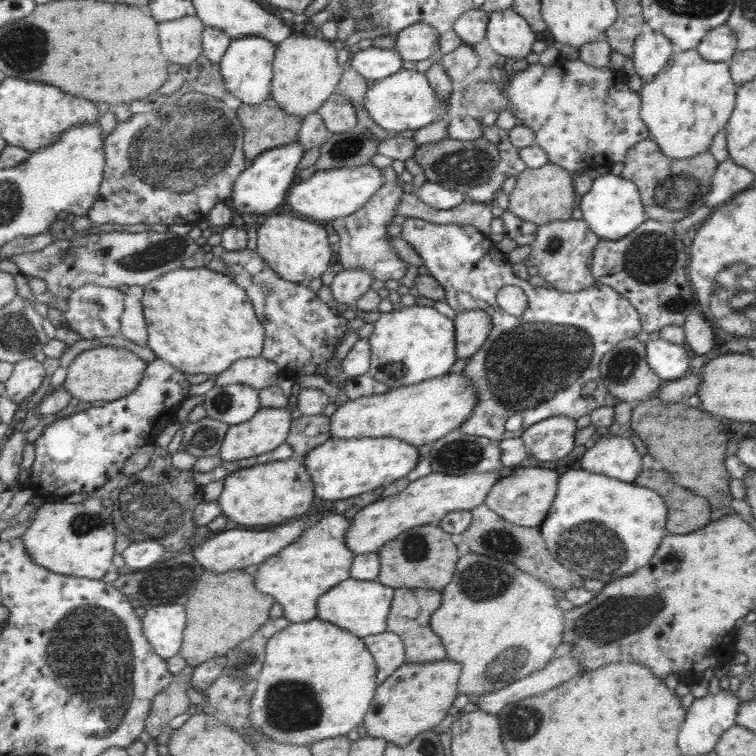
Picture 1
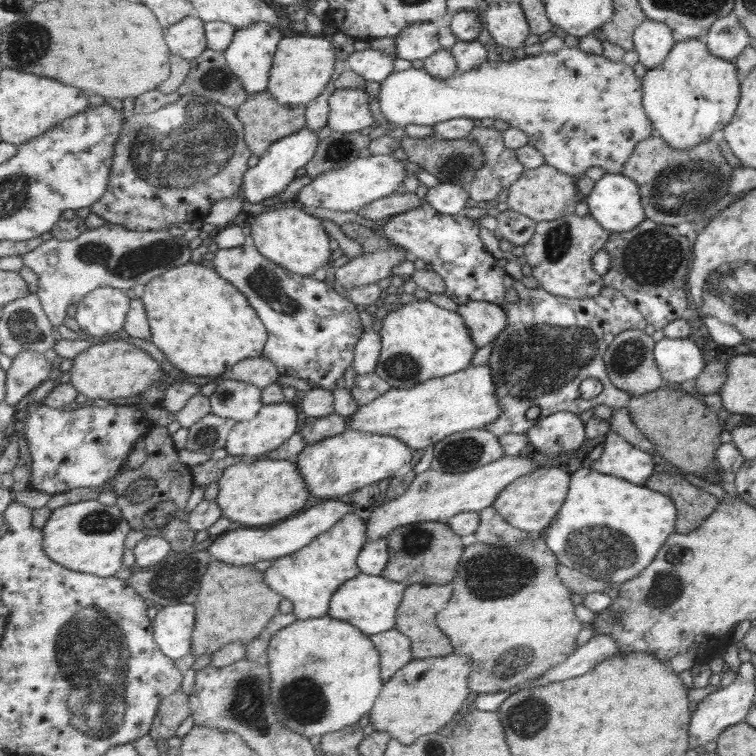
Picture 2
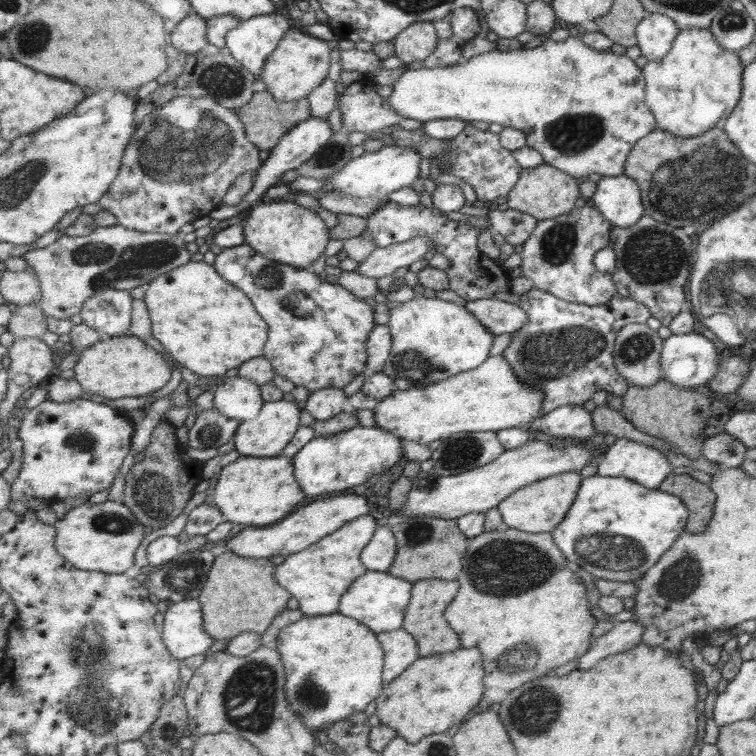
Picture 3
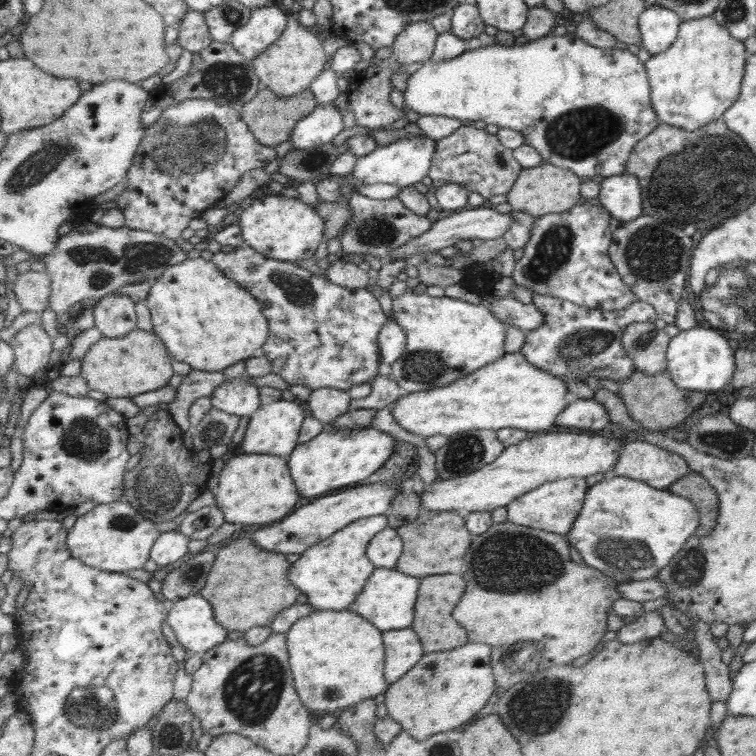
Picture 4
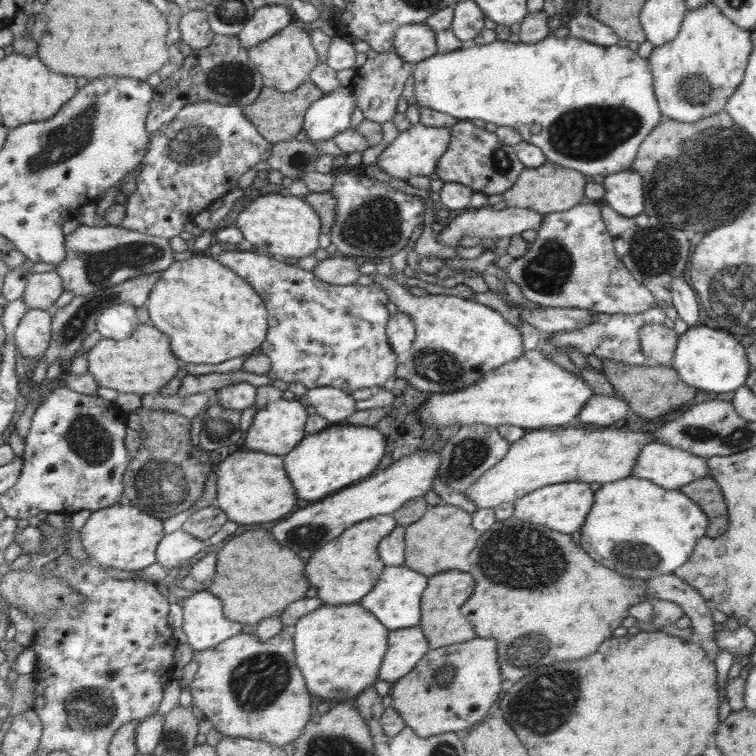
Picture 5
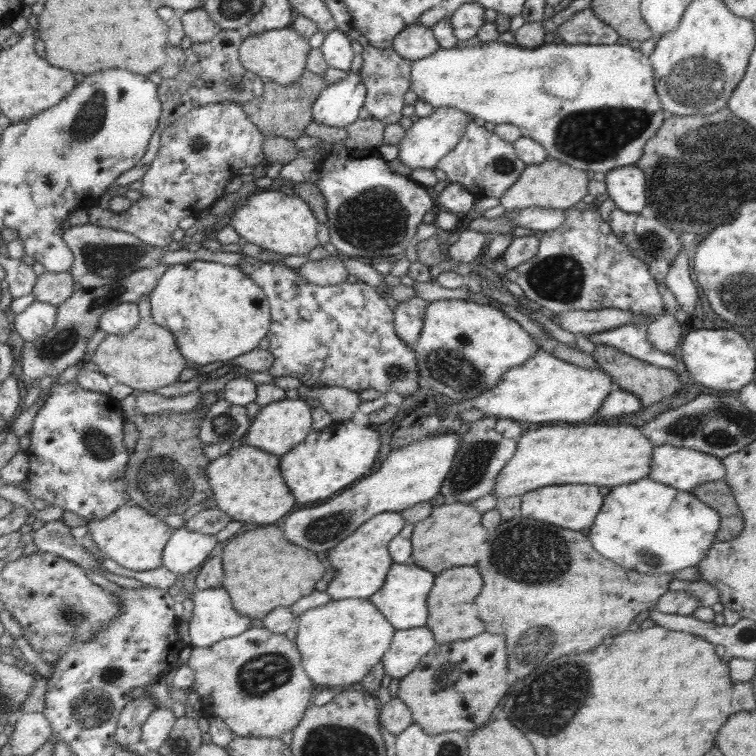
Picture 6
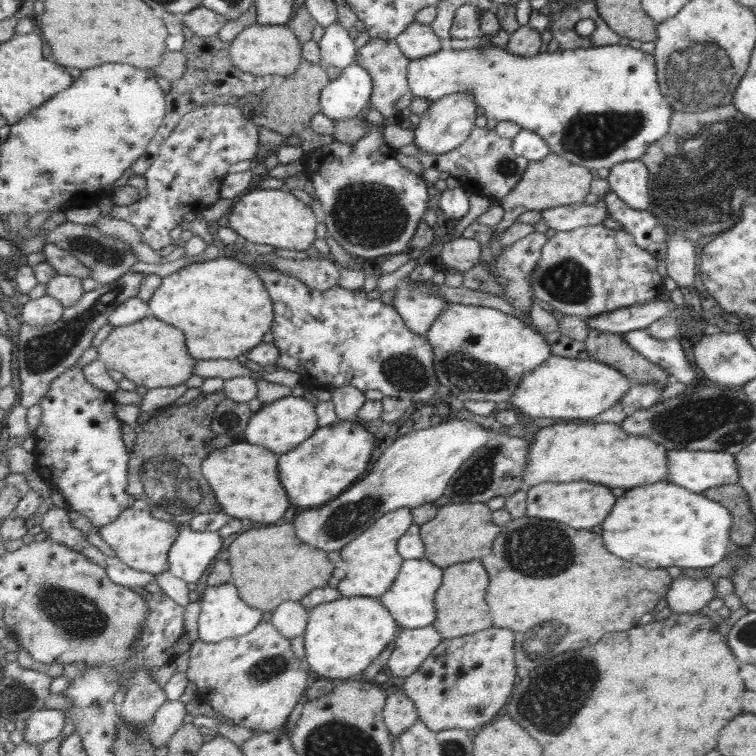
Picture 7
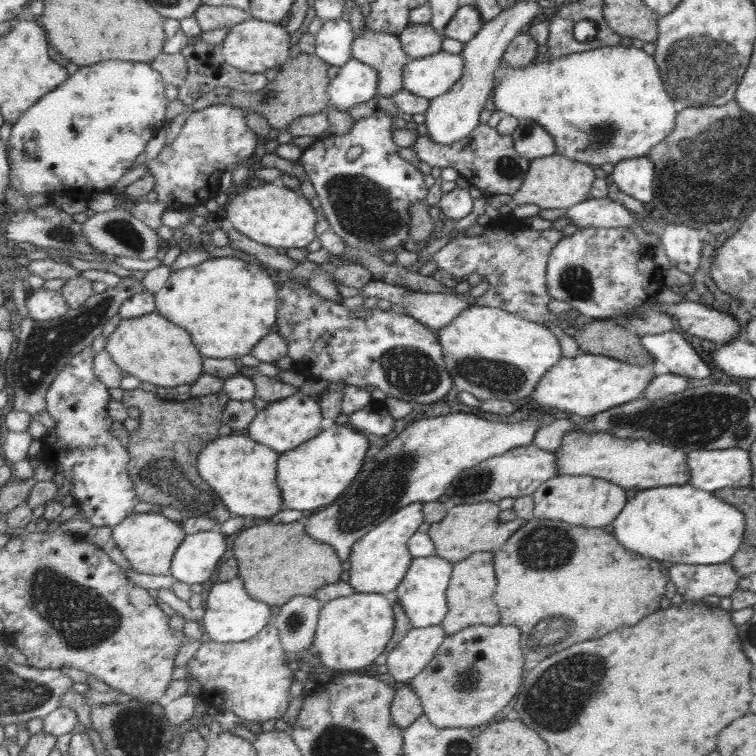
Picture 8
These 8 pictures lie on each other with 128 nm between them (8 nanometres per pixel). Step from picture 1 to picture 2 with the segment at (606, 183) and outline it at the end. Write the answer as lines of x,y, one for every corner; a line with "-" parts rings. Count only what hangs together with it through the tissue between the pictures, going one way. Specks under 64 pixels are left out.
603,174
594,182
591,192
584,196
587,212
593,220
607,233
623,233
632,230
646,219
644,215
637,185
630,179
617,174

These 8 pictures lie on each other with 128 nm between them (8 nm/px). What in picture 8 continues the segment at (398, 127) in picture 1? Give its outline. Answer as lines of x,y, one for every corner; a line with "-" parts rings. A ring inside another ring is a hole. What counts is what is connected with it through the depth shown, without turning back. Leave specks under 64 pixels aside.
618,44
609,47
597,47
590,51
576,52
572,55
563,55
557,58
550,57
548,60
539,58
537,61
521,68
513,68
510,64
503,62
497,70
496,83
493,87
493,104
495,110
501,115
511,115
517,121
519,119
531,120
543,127
545,132
549,133
549,137
553,139
553,143
555,143
556,154
568,157
570,160
599,167
605,163
614,166
624,159
646,156
652,146
661,143
665,136
673,132
673,128
675,128
675,115
677,115
676,105
665,93
664,84
661,82
659,71
652,56
647,55
642,49
633,47
633,45
623,47
-
450,52
410,58
404,68
404,88
416,96
436,99
452,91
465,70
464,57

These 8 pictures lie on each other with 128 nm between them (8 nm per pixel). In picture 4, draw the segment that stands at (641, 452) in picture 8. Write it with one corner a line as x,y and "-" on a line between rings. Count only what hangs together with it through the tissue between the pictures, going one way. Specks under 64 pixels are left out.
587,432
532,434
507,446
495,463
488,464
473,474
449,480
441,478
425,486
421,496
422,506
435,512
455,510
464,515
481,511
493,512
507,506
517,496
552,480
567,477
585,479
599,473
608,476
623,445
613,438

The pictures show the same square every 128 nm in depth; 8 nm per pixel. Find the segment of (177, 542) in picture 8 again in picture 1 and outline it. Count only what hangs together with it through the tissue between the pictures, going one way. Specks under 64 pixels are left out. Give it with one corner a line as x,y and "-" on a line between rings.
88,498
79,503
69,502
43,503
37,508
34,521
22,534
24,545
37,564
59,575
84,577
101,580
107,572
113,570
117,527
113,520
112,509
101,504
101,500

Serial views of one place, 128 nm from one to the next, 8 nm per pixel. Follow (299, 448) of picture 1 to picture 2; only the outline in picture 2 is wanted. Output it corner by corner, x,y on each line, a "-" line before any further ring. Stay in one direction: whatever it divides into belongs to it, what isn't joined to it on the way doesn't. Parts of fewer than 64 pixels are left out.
335,412
322,417
306,417
305,420
302,423
299,422
298,425
298,432
301,433
306,444
309,445
331,438
332,436
343,434
348,429
348,417
341,416

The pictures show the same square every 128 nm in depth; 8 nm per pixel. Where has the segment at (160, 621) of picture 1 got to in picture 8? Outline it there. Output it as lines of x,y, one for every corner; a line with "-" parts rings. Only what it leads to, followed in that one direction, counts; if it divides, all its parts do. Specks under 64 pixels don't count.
239,576
228,582
216,582
207,596
205,614
202,616
205,638
217,643
235,643
251,640
259,636
265,627
272,623
271,606
254,600
247,589
243,578

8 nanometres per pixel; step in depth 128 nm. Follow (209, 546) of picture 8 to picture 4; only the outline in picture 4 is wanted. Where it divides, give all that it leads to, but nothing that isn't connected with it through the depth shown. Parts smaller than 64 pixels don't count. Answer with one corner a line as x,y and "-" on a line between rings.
180,530
161,533
153,545
151,559
161,567
181,560
183,556
189,554
190,539

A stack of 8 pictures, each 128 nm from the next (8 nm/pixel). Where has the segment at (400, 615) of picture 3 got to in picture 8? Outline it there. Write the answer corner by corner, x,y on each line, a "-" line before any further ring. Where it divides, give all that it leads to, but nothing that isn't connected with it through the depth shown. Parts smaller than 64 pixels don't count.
436,554
413,559
404,582
401,582
394,593
394,599
401,601
414,627
427,628
443,624
449,614
448,590
453,580
453,572
454,563

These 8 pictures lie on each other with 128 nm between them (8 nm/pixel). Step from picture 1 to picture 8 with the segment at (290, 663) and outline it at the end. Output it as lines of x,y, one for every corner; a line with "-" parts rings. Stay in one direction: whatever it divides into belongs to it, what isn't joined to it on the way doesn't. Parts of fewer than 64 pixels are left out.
355,593
335,598
321,610
313,653
328,669
328,675
367,668
384,659
395,630
396,614
390,595

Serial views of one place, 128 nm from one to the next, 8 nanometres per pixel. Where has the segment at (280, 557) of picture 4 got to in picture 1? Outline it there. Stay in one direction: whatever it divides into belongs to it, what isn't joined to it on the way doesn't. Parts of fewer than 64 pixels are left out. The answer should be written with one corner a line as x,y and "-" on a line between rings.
243,569
223,573
206,570
197,582
195,593
185,605
189,624
184,632
180,656
193,667
226,656
229,650
235,649
243,640
255,636
270,620
269,612
275,602
275,597
263,595
257,589
254,574
247,574

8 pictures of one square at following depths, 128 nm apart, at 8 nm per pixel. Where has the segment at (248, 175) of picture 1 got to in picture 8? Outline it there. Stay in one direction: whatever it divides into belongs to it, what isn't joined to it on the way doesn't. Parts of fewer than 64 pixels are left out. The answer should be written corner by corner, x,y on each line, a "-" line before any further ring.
352,58
340,67
328,86
330,103
337,109
348,112
353,106
375,98
380,81
376,68

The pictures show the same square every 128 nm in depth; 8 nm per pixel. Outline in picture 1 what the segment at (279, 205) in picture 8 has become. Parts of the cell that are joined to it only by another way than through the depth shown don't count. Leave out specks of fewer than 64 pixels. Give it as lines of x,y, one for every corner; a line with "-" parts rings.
272,215
263,226
257,228
258,248
256,251
265,262
285,280
307,283
313,278
321,278
327,268
333,267
333,250
329,244
330,228
313,219
299,219
287,215

